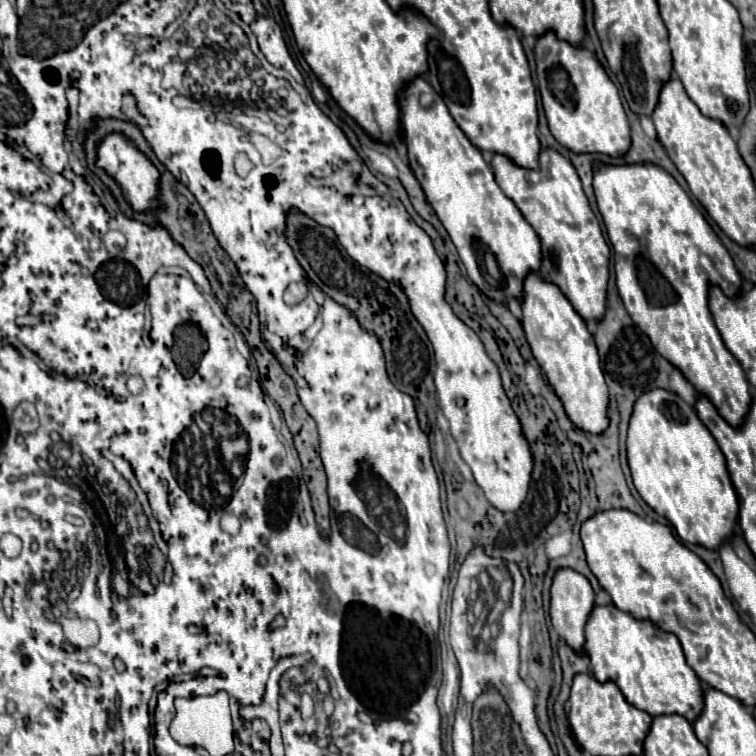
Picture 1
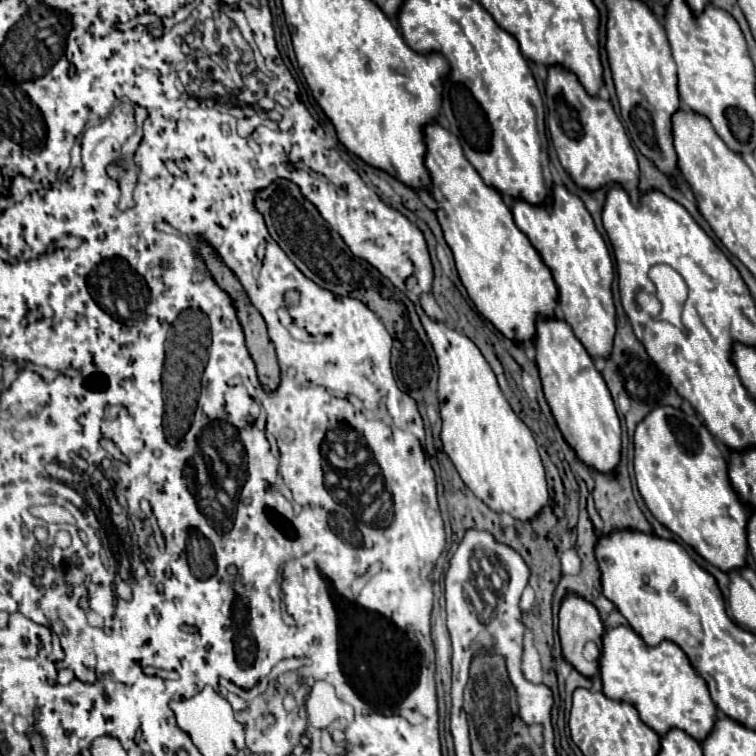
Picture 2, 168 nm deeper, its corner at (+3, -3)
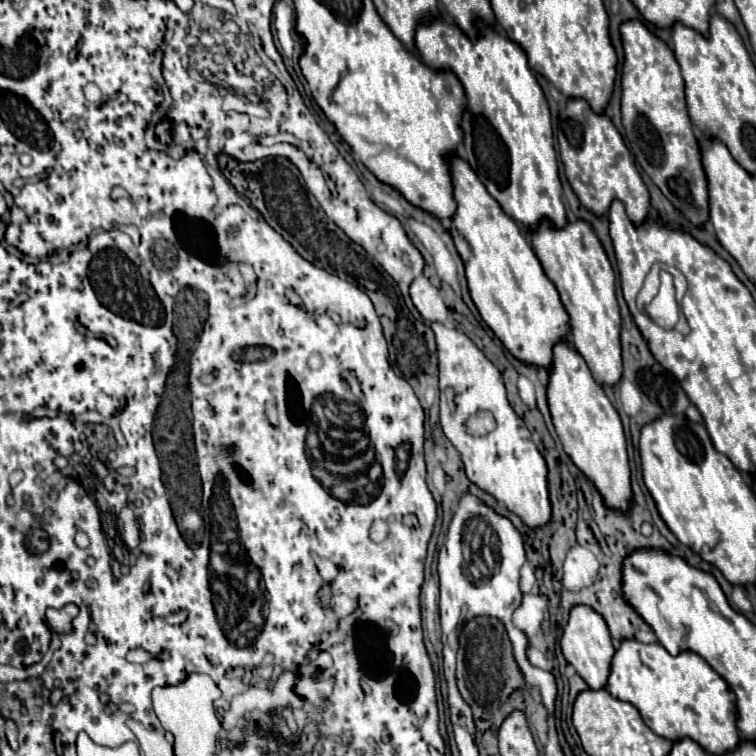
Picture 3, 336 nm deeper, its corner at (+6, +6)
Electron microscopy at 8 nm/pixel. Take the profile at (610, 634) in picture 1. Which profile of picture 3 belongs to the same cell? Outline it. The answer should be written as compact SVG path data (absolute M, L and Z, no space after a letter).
M625 639L613 657L607 691L617 699L635 705L649 729L669 741L689 737L709 755L729 753L729 749L737 749L741 741L737 731L735 697L727 681L719 677L705 659L691 651L673 657L659 643L647 645L635 639Z

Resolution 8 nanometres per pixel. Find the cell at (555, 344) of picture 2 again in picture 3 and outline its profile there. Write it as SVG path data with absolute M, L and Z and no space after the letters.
M557 343L553 349L553 369L549 373L547 399L565 453L601 493L605 507L621 509L625 513L625 509L631 505L633 493L623 425L605 391L593 379L585 359L569 343Z

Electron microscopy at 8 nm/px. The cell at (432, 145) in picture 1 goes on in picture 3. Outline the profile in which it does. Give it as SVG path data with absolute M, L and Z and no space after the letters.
M451 157L451 175L457 201L451 235L465 261L471 299L481 319L515 359L551 371L553 345L567 341L569 333L569 315L555 285L547 279L523 229L503 213L473 169L463 159Z

